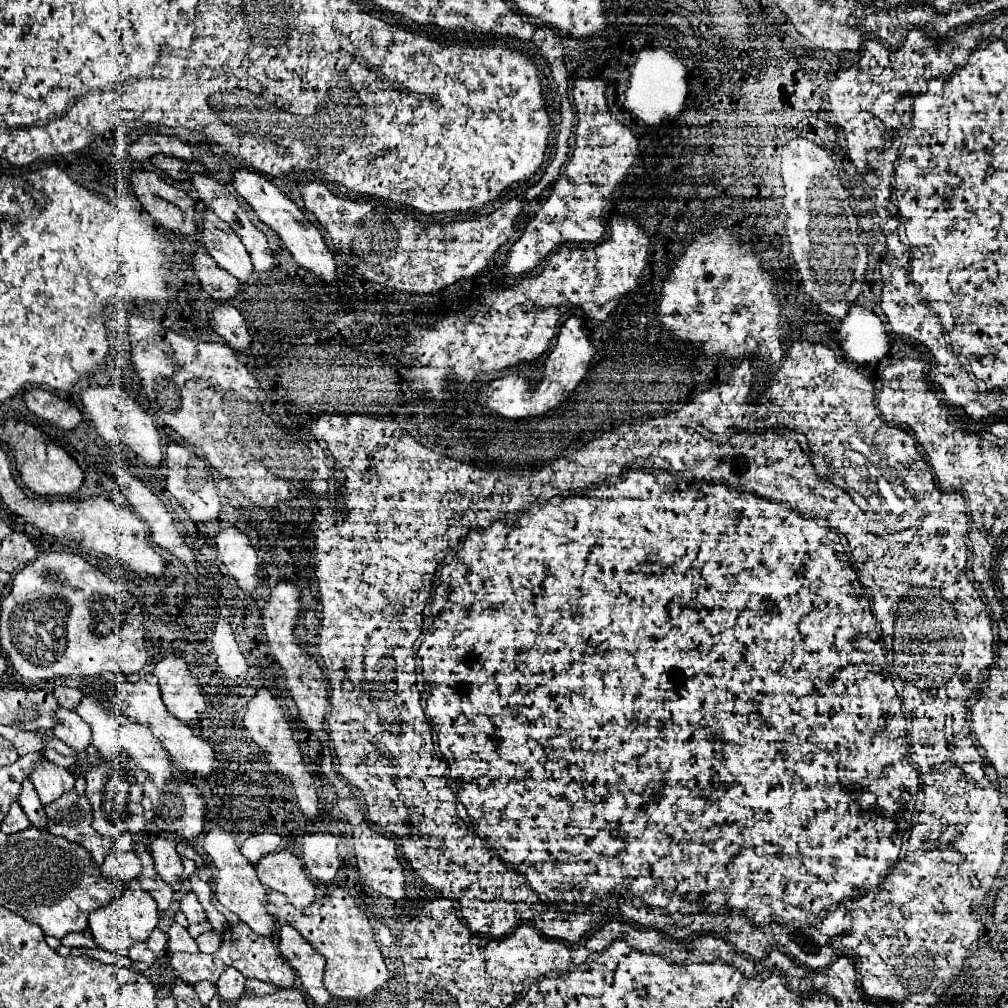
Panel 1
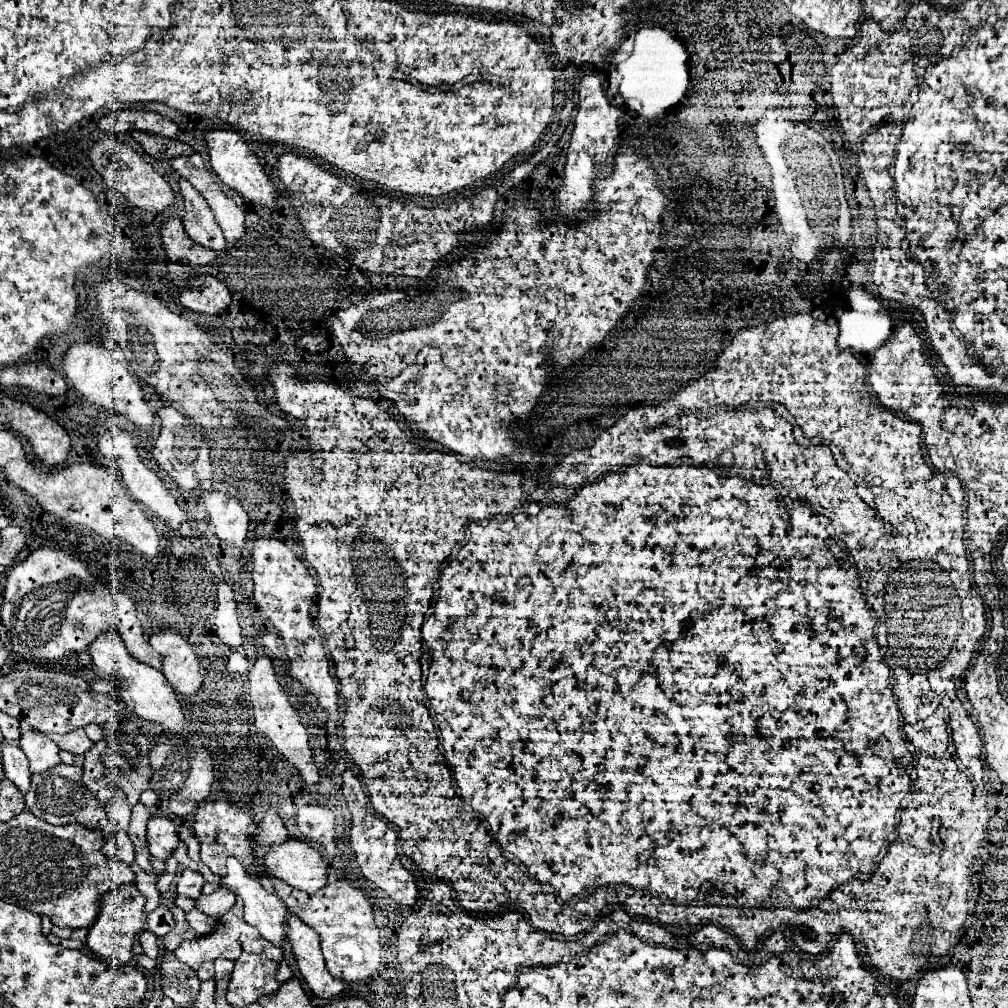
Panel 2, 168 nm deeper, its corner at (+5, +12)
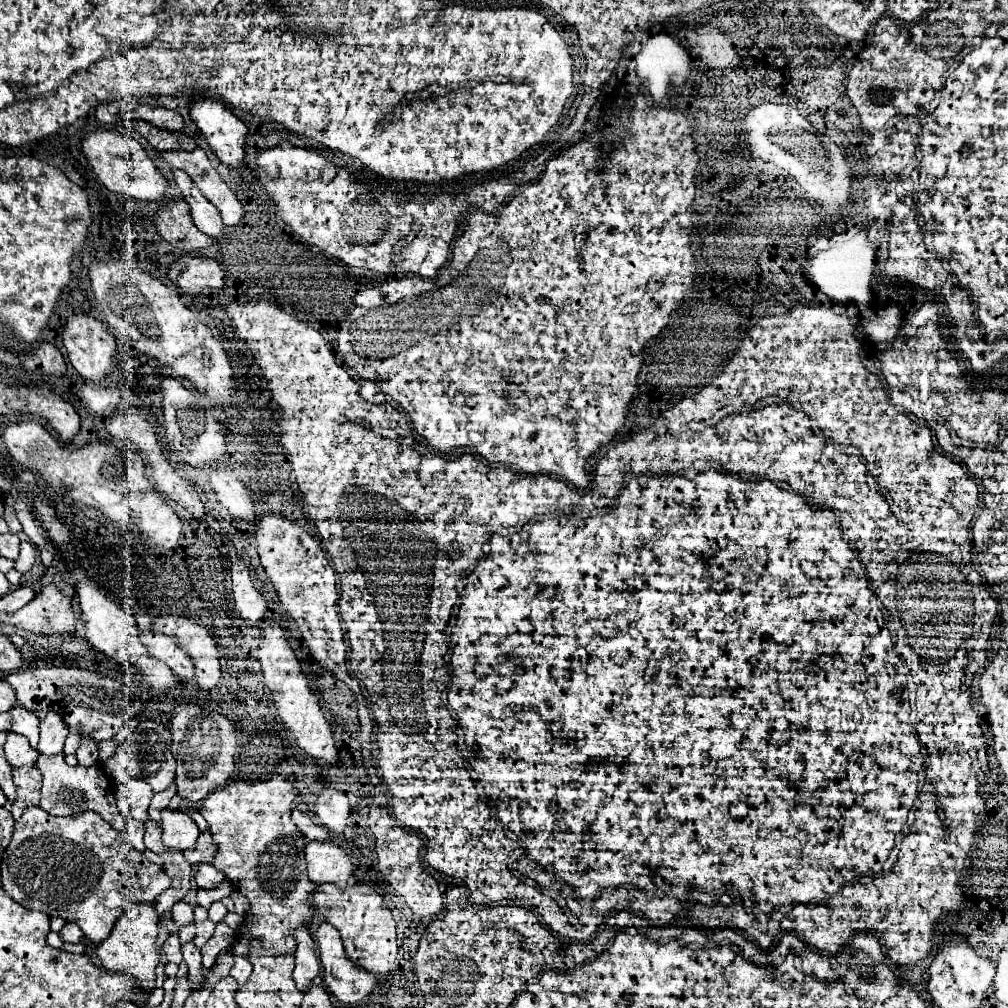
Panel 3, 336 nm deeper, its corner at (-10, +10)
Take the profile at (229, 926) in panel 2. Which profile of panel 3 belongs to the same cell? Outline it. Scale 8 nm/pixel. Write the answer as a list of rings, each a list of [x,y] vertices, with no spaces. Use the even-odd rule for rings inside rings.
[[[276,775],[258,783],[232,781],[208,795],[200,805],[200,813],[208,821],[214,843],[218,845],[214,865],[250,903],[244,923],[236,931],[238,941],[232,947],[236,955],[248,957],[248,943],[254,943],[254,951],[260,955],[294,953],[296,939],[292,939],[292,931],[314,919],[308,897],[316,889],[316,883],[304,871],[306,841],[290,819],[296,797],[298,791],[292,783]]]

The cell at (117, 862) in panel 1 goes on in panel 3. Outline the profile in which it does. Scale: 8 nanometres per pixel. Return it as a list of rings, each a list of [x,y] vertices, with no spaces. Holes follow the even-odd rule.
[[[128,821],[128,827],[126,827],[126,831],[124,831],[124,835],[126,835],[126,839],[138,849],[138,851],[144,851],[146,847],[144,847],[144,841],[142,841],[142,835],[144,835],[144,825],[138,825],[136,821]]]

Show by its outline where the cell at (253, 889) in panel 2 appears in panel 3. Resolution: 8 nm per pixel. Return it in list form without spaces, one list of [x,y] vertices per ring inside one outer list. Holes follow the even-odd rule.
[[[308,927],[296,929],[294,935],[296,935],[296,941],[298,941],[298,947],[296,947],[296,953],[294,953],[296,955],[296,967],[294,967],[292,979],[298,987],[298,991],[306,993],[312,987],[312,979],[320,971],[320,963],[318,963],[318,957],[316,957],[316,943],[314,943]]]

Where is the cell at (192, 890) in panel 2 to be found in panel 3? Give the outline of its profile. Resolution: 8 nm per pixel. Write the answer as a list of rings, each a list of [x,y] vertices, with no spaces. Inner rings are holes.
[[[200,863],[198,873],[196,873],[194,879],[196,879],[196,885],[200,889],[214,889],[224,881],[224,875],[212,863]]]

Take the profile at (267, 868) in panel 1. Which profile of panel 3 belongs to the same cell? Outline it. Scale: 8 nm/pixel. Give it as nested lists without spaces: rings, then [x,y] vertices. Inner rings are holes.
[[[312,841],[306,845],[308,877],[316,885],[334,883],[344,889],[354,875],[354,865],[346,851],[332,841]]]

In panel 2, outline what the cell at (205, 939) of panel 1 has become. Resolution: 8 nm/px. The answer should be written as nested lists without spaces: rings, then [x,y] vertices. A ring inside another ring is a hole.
[[[197,909],[187,913],[187,923],[197,933],[197,937],[207,937],[215,927],[215,919],[211,919],[209,915],[205,915],[205,913],[197,911]]]

